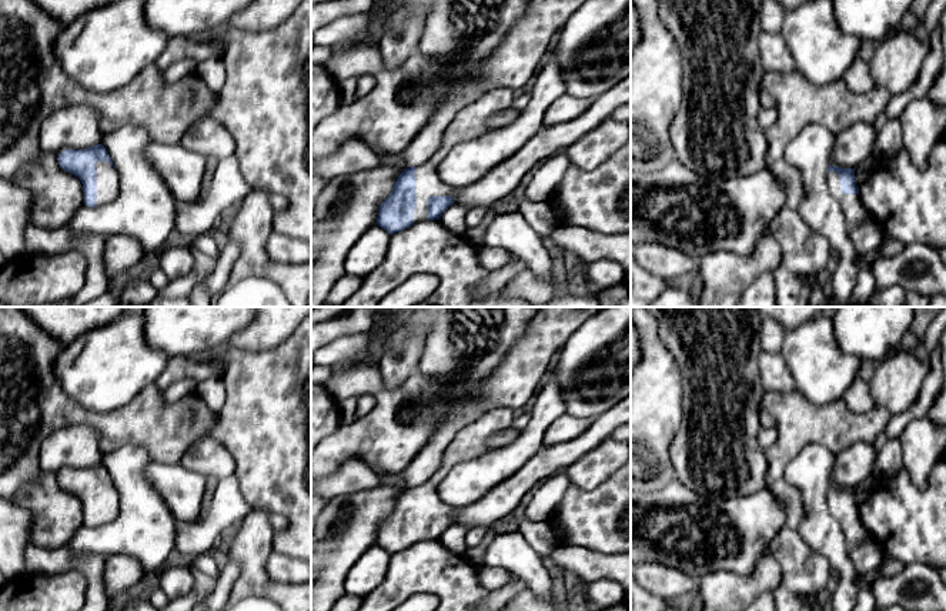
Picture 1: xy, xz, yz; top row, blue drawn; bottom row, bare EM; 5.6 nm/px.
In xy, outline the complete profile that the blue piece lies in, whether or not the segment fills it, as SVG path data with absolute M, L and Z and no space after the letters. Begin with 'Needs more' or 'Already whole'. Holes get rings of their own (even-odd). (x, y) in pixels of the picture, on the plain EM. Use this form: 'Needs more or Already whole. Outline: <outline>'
Needs more. Outline: M103 464L86 470L67 468L57 480L63 490L80 498L86 525L104 525L120 514L120 494Z

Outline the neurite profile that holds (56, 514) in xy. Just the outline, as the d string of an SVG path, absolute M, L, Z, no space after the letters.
M43 470L13 503L31 514L30 540L36 547L63 548L84 525L80 498L63 490L57 477Z

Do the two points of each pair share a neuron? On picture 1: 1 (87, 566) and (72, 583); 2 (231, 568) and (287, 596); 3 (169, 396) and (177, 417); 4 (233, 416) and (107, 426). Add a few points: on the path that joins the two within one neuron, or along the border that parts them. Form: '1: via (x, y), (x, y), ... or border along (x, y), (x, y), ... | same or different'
1: border along (46, 573), (79, 571), (89, 584) | different
2: border along (221, 560), (238, 567), (227, 596) | different
3: border along (194, 391), (174, 401), (164, 401), (161, 399) | different
4: border along (217, 413), (214, 426), (204, 437) | different

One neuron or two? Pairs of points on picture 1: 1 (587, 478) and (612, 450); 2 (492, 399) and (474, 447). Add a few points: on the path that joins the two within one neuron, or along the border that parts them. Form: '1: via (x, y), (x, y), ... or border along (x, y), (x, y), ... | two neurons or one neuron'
1: via (592, 471), (607, 457) | one neuron
2: border along (511, 410), (491, 408), (485, 413) | two neurons

